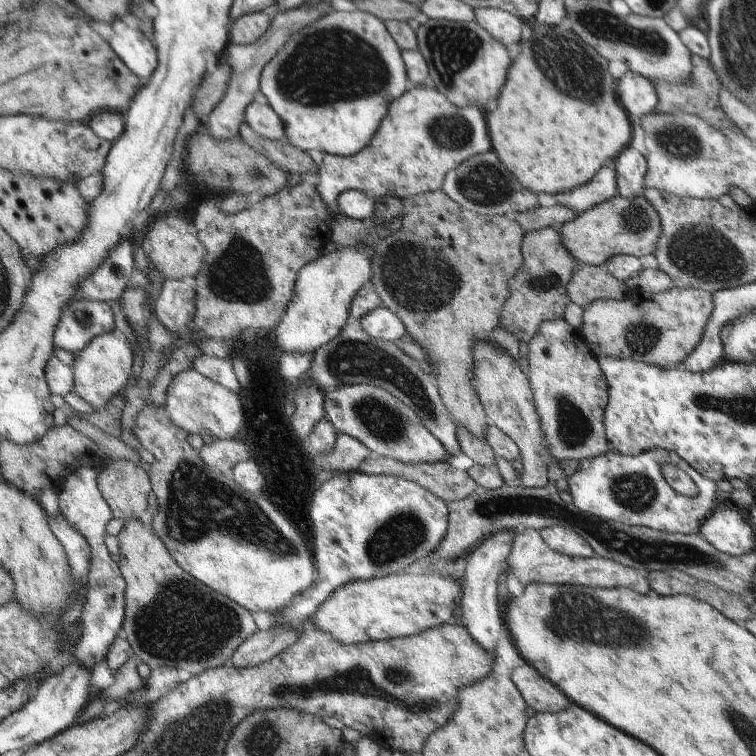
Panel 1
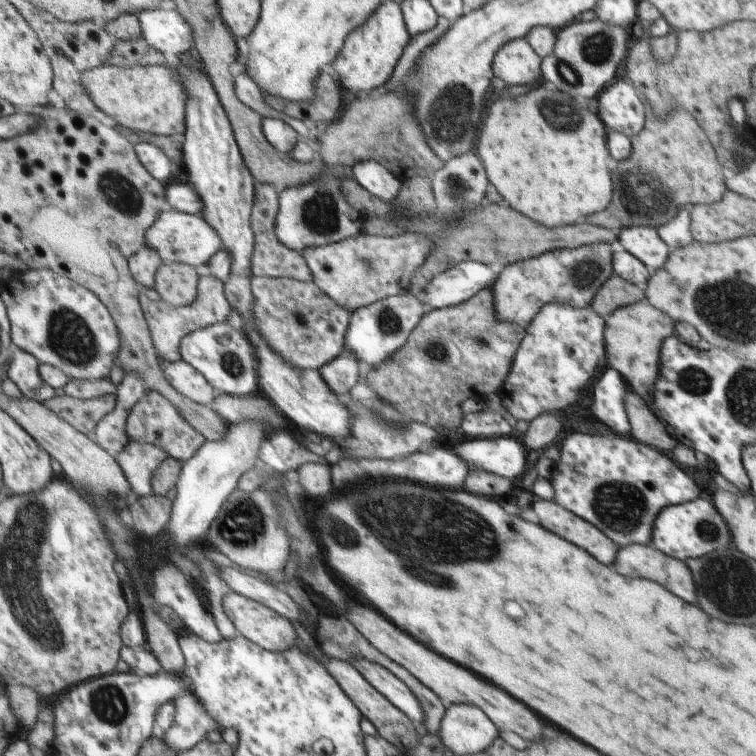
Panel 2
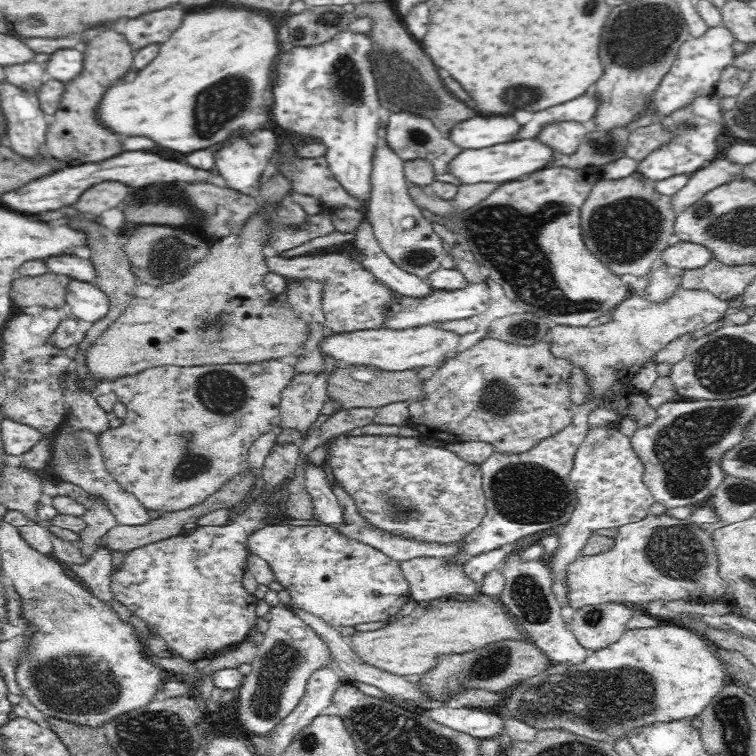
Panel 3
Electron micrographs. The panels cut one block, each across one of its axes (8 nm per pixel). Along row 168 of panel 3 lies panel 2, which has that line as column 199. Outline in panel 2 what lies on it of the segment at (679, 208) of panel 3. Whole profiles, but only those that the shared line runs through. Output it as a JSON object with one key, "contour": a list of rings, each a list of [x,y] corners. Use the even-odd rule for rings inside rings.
{"contour":[[[192,693],[183,696],[177,696],[174,703],[174,720],[171,727],[163,733],[160,737],[163,740],[163,744],[173,750],[175,754],[181,754],[187,752],[187,750],[193,748],[197,742],[204,740],[204,735],[213,732],[213,730],[220,732],[219,724],[203,710],[203,706],[197,702],[197,698]]]}

